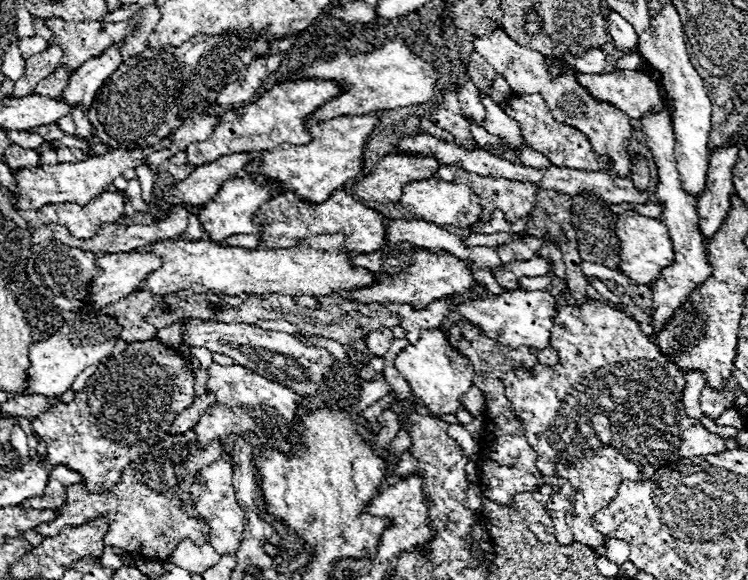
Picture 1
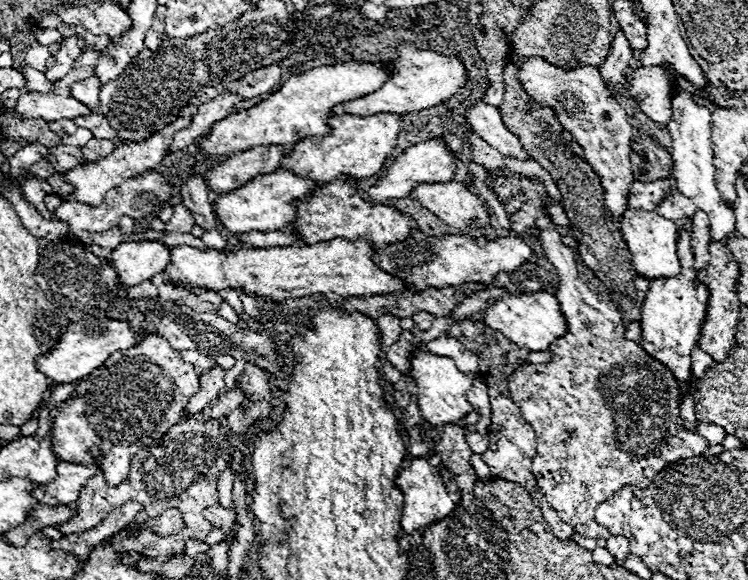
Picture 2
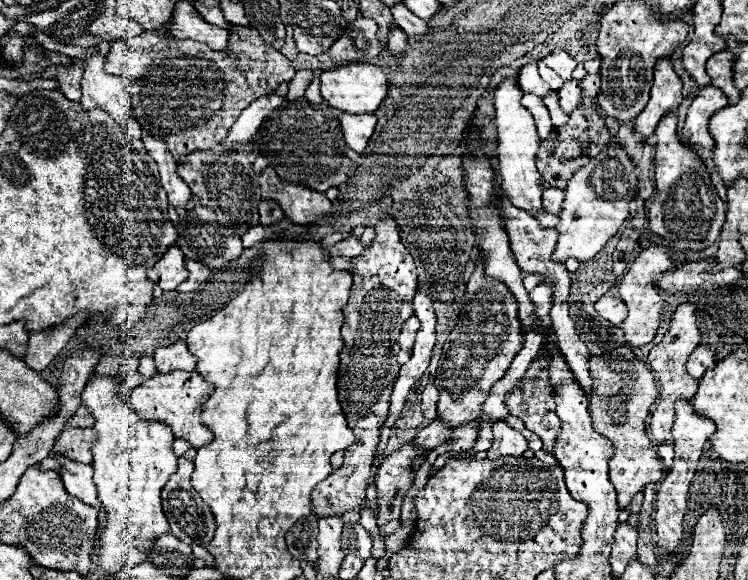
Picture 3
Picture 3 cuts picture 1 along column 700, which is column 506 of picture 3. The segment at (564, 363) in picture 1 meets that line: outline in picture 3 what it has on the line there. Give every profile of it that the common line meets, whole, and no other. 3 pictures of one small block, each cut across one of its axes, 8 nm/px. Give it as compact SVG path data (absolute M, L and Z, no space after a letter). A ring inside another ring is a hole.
M502 420L496 422L492 426L492 432L494 432L494 442L488 450L490 460L496 460L500 456L522 456L528 450L526 438L520 432L506 426L506 422Z

